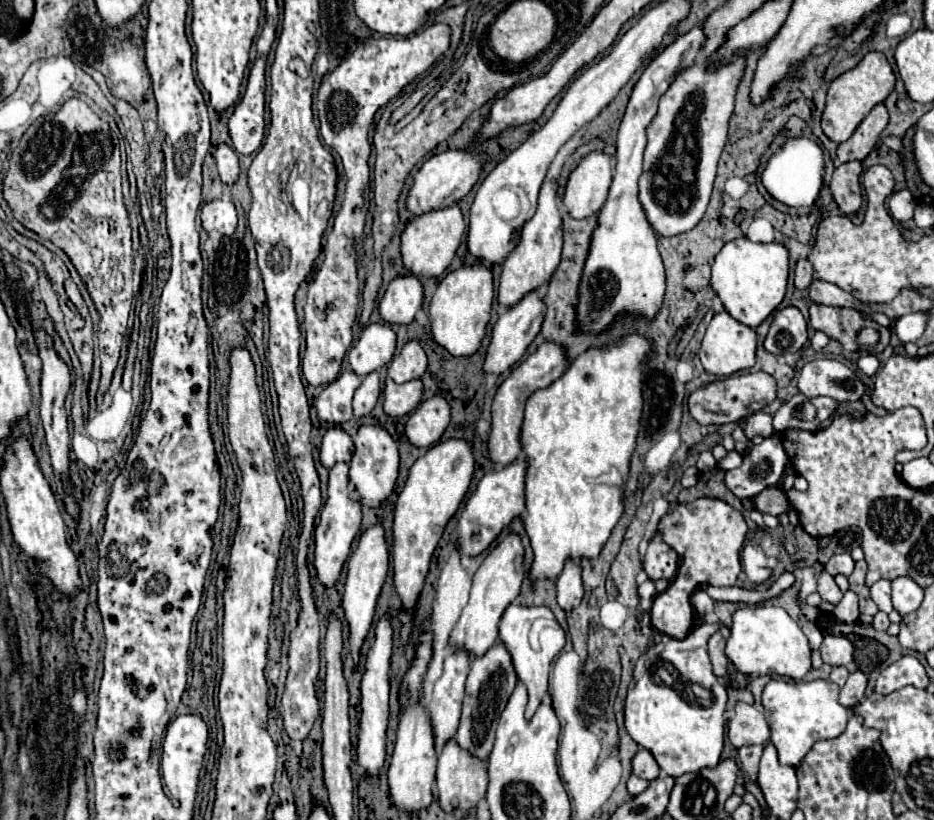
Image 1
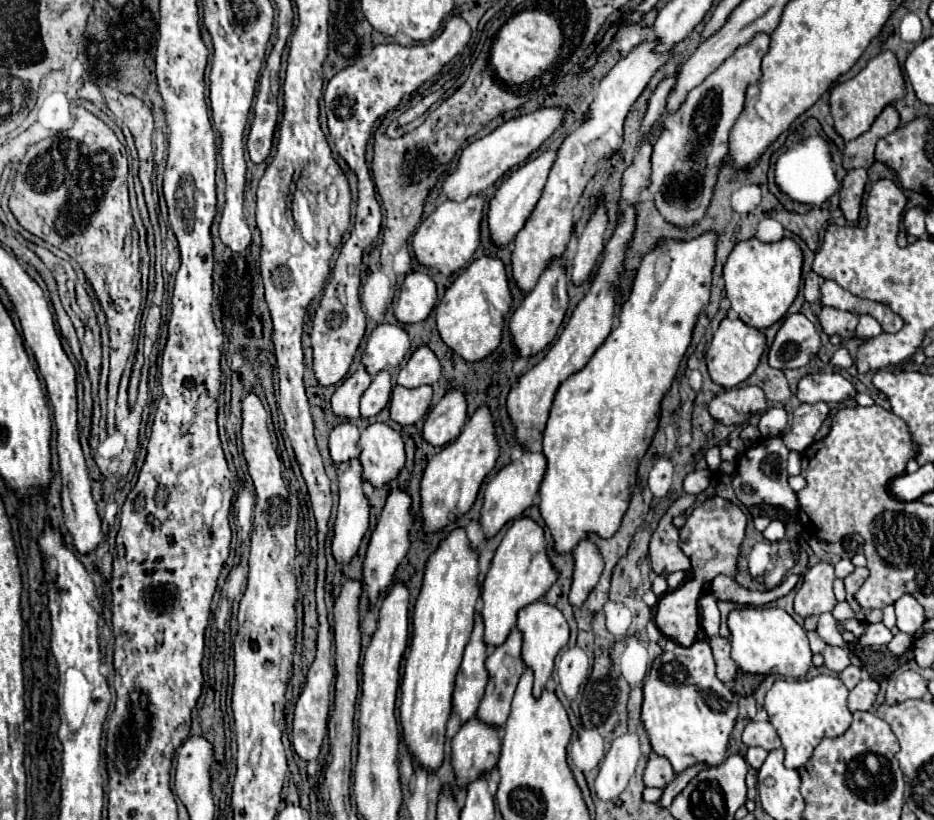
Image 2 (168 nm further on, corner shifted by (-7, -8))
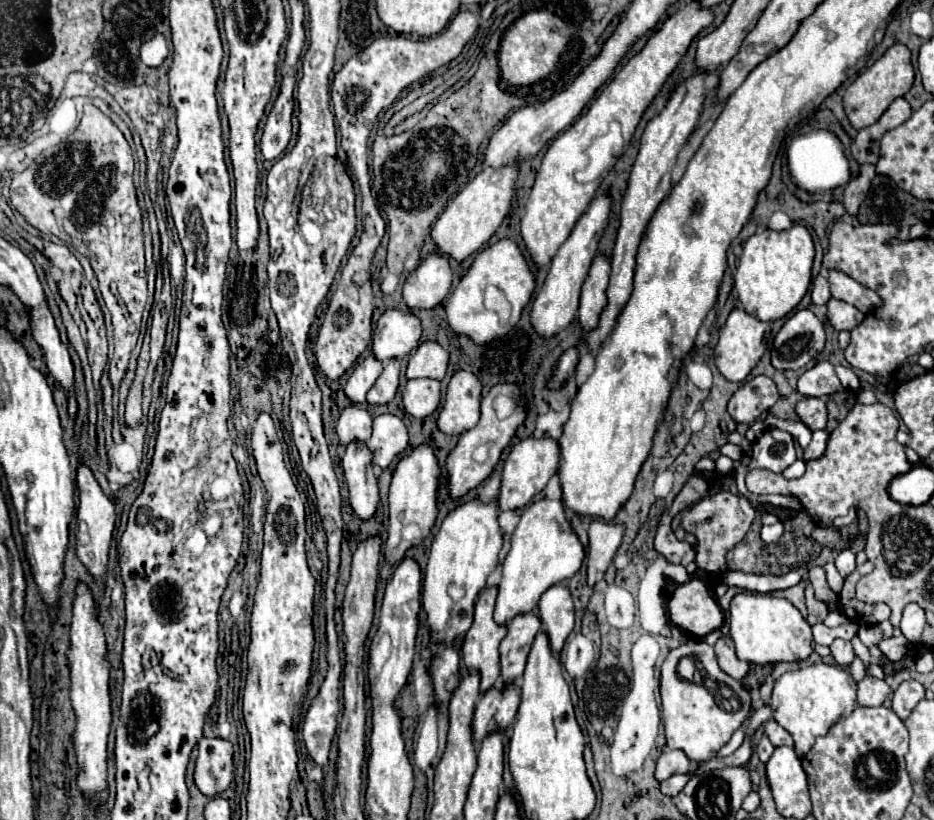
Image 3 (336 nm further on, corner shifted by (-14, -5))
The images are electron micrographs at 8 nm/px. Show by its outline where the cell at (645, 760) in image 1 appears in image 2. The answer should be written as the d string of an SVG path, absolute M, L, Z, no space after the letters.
M650 753L646 771L644 771L644 785L646 787L666 787L676 777L670 761L662 755Z

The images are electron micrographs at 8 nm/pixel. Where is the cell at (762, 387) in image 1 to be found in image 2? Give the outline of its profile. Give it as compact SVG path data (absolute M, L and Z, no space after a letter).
M756 385L734 387L720 393L710 401L710 415L716 417L724 425L742 425L756 413L768 409L764 391Z

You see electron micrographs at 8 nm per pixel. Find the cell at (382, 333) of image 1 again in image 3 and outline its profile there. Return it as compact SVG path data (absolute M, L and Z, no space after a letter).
M385 310L373 332L373 354L387 364L391 358L403 358L419 346L421 322L411 312Z

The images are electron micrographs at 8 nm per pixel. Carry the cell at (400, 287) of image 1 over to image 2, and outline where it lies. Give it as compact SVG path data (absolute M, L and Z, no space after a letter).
M412 271L402 283L394 315L400 323L418 323L430 315L436 301L436 283L426 273Z

